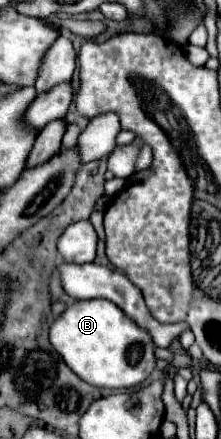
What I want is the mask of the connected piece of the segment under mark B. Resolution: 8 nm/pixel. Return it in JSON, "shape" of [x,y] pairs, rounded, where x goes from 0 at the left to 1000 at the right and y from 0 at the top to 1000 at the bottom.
{"shape":[[[480,681],[308,695],[226,745],[226,781],[326,845],[425,882],[561,886],[633,877],[706,827],[679,763]]]}

